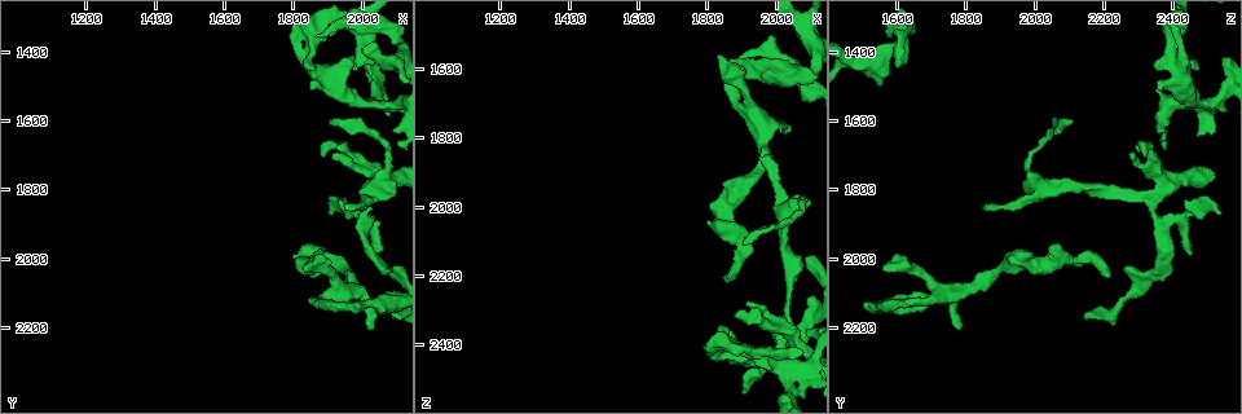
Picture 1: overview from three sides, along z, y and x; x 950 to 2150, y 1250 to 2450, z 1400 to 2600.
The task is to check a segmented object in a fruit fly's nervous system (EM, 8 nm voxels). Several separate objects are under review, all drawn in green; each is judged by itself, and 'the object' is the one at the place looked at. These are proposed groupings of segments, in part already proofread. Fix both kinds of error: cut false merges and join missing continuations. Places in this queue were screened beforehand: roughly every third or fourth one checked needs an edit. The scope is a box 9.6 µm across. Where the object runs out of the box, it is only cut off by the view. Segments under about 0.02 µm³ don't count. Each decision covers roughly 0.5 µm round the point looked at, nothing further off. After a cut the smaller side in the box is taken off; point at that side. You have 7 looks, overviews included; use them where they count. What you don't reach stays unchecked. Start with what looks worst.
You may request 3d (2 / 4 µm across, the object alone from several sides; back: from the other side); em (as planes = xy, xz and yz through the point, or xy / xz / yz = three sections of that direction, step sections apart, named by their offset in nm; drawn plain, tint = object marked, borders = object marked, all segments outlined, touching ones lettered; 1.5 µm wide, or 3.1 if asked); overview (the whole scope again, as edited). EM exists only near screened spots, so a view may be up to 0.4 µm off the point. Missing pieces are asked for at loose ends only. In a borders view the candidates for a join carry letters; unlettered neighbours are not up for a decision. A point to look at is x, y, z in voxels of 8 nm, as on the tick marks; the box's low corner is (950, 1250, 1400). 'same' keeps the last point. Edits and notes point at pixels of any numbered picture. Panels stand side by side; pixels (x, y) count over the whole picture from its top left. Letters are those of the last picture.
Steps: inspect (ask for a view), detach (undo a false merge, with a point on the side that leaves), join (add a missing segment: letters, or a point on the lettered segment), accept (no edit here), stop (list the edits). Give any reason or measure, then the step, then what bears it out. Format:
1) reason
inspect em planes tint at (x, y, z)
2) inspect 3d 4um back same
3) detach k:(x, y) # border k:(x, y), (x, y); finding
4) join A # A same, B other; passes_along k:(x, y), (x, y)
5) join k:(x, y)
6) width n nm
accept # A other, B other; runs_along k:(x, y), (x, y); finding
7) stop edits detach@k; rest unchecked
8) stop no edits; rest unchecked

four or more arms meet
inspect 3d 4um at (2020, 1830, 2330)

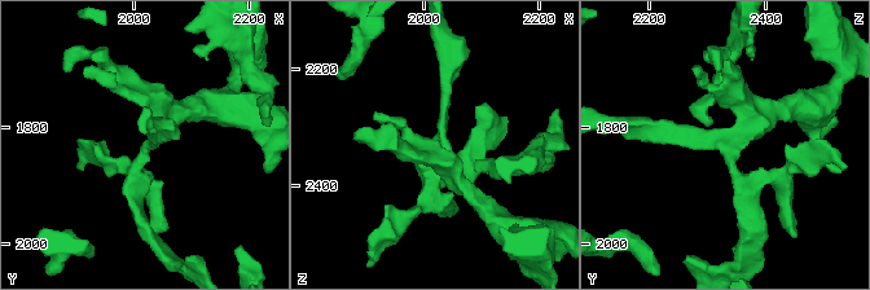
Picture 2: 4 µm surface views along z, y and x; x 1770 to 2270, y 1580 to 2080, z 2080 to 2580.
inspect em planes borders at (2025, 1830, 2325)

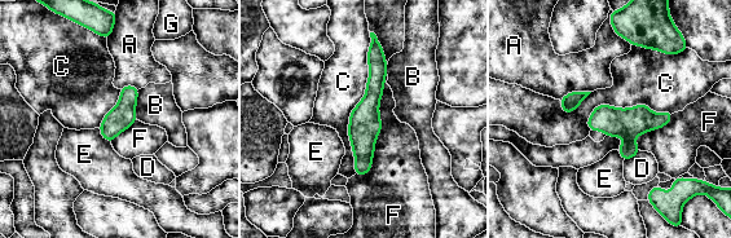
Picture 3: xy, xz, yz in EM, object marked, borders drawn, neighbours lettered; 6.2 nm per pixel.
width 160 nm
accept # A other, B other, C other, D other, E other, F other, G other; runs_along 3:(377, 45), (361, 172); continuous, no second neuron

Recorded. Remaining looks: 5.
branch stops here
inspect 3d 2um back at (1870, 1360, 1580)

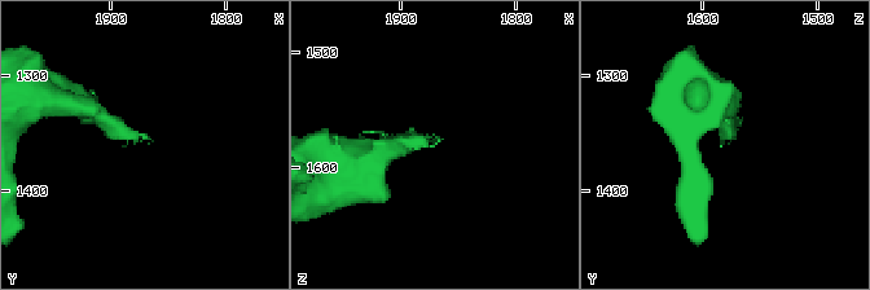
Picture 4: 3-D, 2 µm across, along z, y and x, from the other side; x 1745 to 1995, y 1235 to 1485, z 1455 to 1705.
need the tissue
inspect em xy step 8 tint at (1866, 1356, 1578)

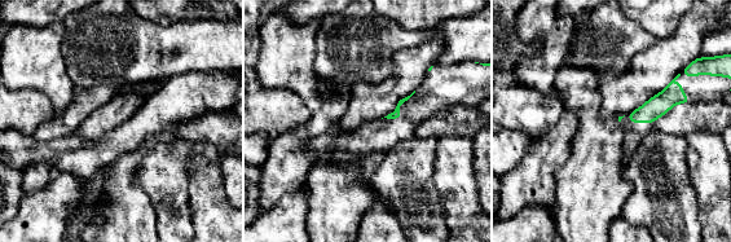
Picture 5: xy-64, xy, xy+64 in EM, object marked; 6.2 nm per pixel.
inspect em planes borders same

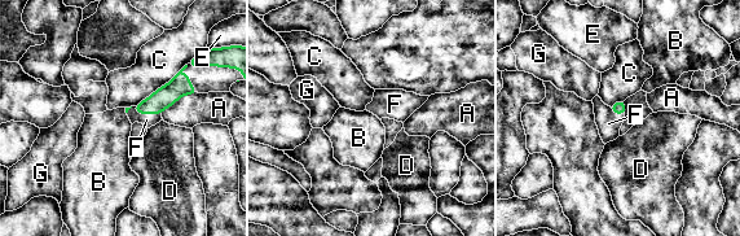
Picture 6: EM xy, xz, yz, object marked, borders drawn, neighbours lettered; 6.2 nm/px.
join F # A other, B other, C other, D other, E other, F same, G other; passes_along 6:(164, 96), (189, 78), (210, 78); it goes on there

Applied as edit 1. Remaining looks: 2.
inspect em planes plain at (2020, 2210, 1780)

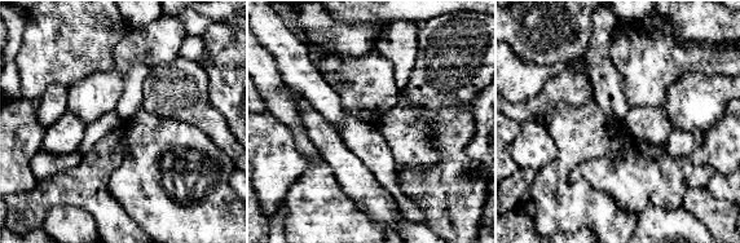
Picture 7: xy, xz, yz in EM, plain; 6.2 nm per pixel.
see the neighbours
inspect em planes borders same

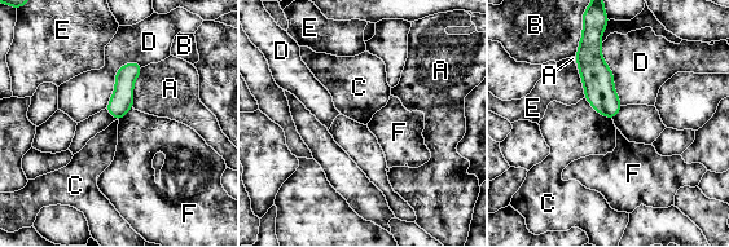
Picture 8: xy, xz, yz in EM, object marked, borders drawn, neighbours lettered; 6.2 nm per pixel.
longest_contact D 360 nm
accept # A other, B other, C other, D other, E other, F other; none of them fits

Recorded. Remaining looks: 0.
stop edits join@6; rest unchecked

